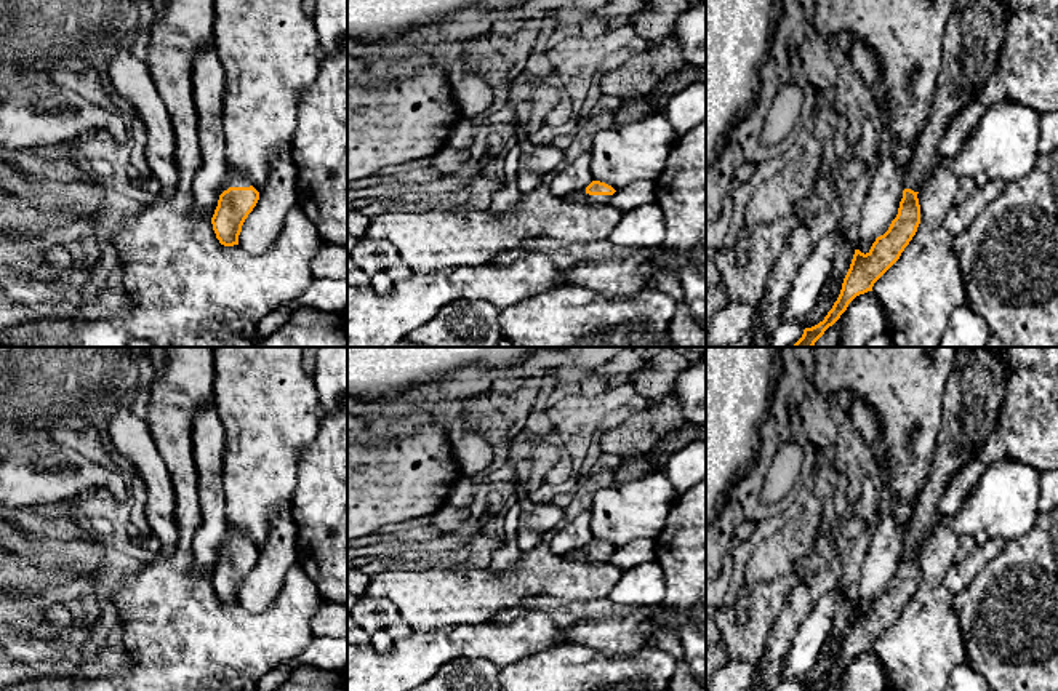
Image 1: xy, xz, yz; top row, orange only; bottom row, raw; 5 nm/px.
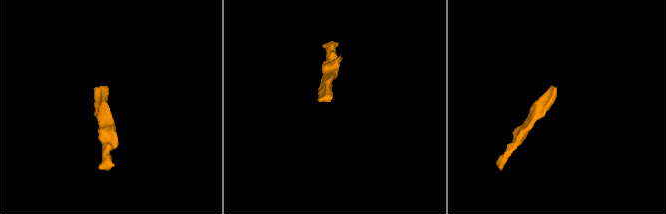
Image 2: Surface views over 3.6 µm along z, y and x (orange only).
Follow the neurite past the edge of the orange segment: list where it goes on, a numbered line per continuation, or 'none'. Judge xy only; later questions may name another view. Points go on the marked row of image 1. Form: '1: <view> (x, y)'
1: xy (234, 179)

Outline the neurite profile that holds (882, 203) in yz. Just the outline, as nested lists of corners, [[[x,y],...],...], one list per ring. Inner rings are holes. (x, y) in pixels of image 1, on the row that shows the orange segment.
[[[882,98],[879,99],[879,106],[879,170],[863,208],[860,224],[858,250],[864,254],[869,253],[876,238],[884,235],[896,218],[909,168],[909,163],[898,165],[892,155],[895,136],[888,128],[888,109]]]

